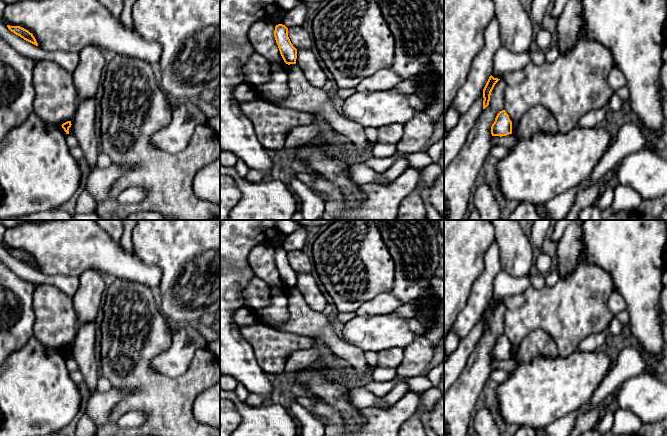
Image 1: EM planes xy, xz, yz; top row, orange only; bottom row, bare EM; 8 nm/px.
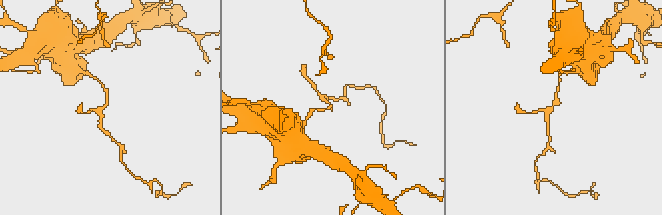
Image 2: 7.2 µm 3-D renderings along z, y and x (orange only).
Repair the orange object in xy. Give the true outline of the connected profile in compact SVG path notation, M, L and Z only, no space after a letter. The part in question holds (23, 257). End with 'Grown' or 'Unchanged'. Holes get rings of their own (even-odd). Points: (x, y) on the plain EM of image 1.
M7 249L7 251L14 258L16 258L16 259L20 260L21 262L23 262L24 264L38 270L38 267L37 267L35 261L28 254L26 254L26 253L20 251L20 250Z. Unchanged

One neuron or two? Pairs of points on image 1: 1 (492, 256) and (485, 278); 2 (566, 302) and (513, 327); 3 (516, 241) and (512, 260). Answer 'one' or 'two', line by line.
1: one
2: one
3: one

